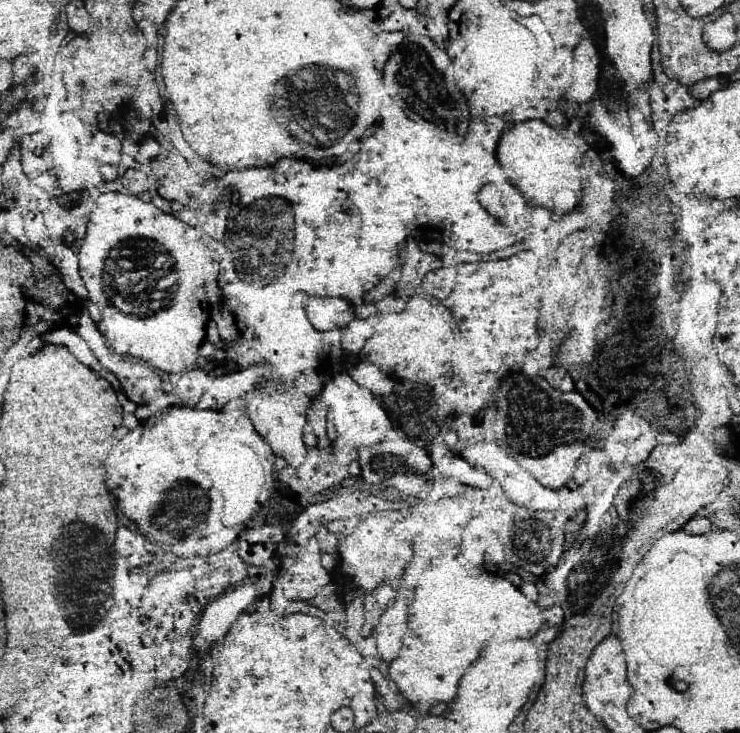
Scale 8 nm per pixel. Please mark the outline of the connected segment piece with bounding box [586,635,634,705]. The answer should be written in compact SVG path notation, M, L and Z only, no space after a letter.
M610 635L606 637L594 651L594 655L588 661L588 679L598 677L604 689L604 695L610 697L610 703L616 705L628 705L634 687L628 681L626 673L626 657L624 657L624 647L618 637Z

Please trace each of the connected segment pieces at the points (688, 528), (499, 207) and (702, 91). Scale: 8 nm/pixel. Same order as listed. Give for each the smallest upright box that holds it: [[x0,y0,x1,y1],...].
[[684,515,710,535],[478,183,506,221],[692,79,718,99]]

